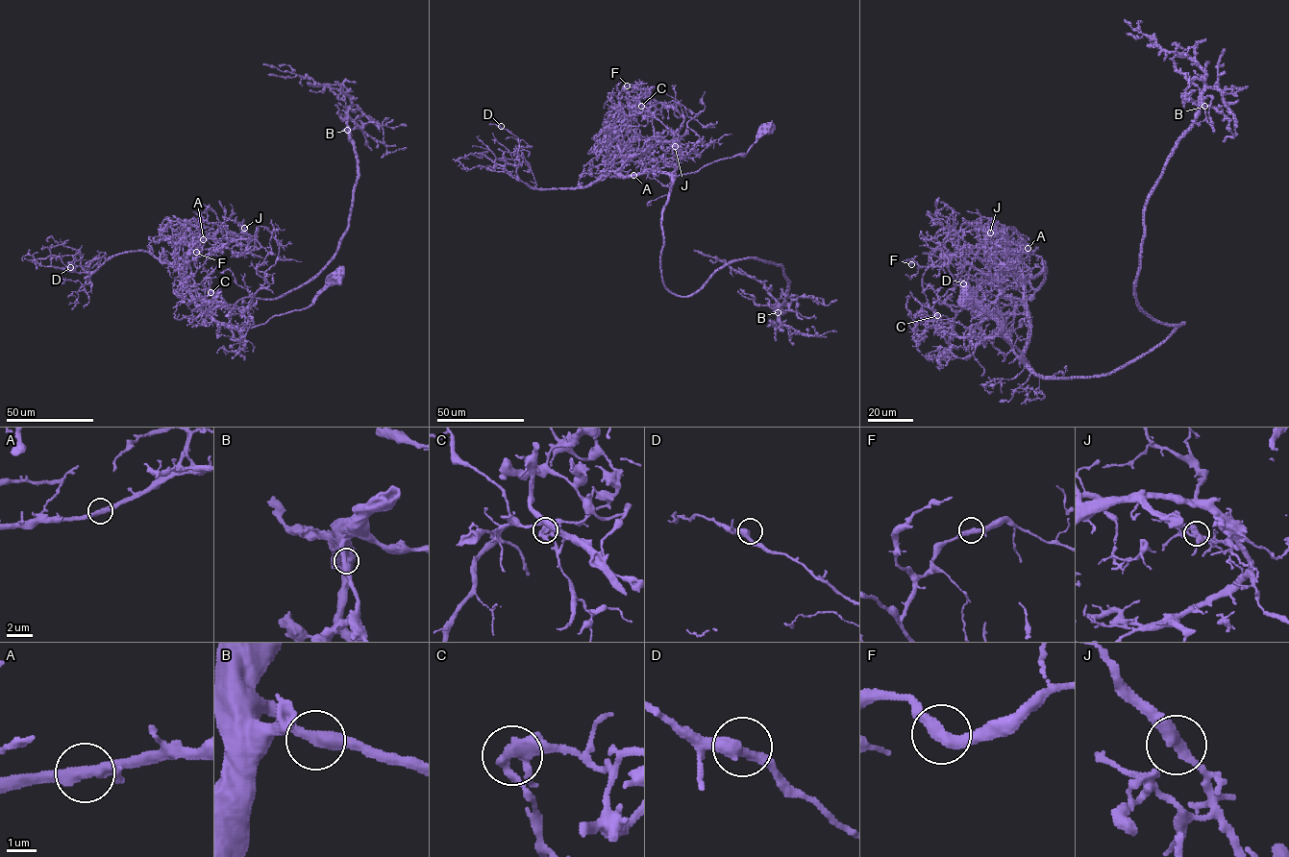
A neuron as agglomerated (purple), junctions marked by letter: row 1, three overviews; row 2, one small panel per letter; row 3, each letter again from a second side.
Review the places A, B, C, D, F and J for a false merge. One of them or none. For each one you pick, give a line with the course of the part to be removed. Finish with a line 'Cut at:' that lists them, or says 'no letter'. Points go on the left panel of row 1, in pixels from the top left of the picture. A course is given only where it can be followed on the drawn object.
Cut at: no letter

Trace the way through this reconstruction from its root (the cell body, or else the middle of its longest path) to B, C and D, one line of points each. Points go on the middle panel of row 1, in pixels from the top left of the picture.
B: (768, 129), (743, 155), (672, 176), (661, 270), (690, 296), (733, 261), (780, 265), (778, 312)
C: (768, 129), (743, 155), (673, 176), (679, 163), (677, 141), (641, 106)
D: (768, 129), (745, 154), (694, 172), (609, 171), (580, 187), (532, 188), (516, 173), (518, 138), (501, 126)

